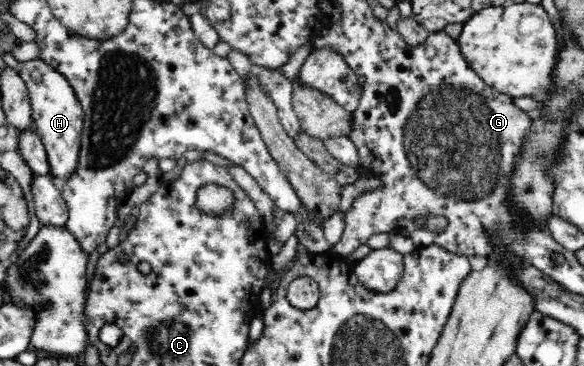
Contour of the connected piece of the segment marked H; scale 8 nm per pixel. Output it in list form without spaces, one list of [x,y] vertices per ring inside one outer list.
[[[41,59],[22,62],[19,64],[19,73],[27,85],[27,92],[32,104],[34,129],[47,151],[49,168],[52,169],[49,178],[61,185],[62,182],[71,178],[71,174],[75,174],[75,168],[79,162],[81,136],[84,128],[81,102],[75,94],[75,89],[71,87],[71,83],[67,81],[67,77]]]

